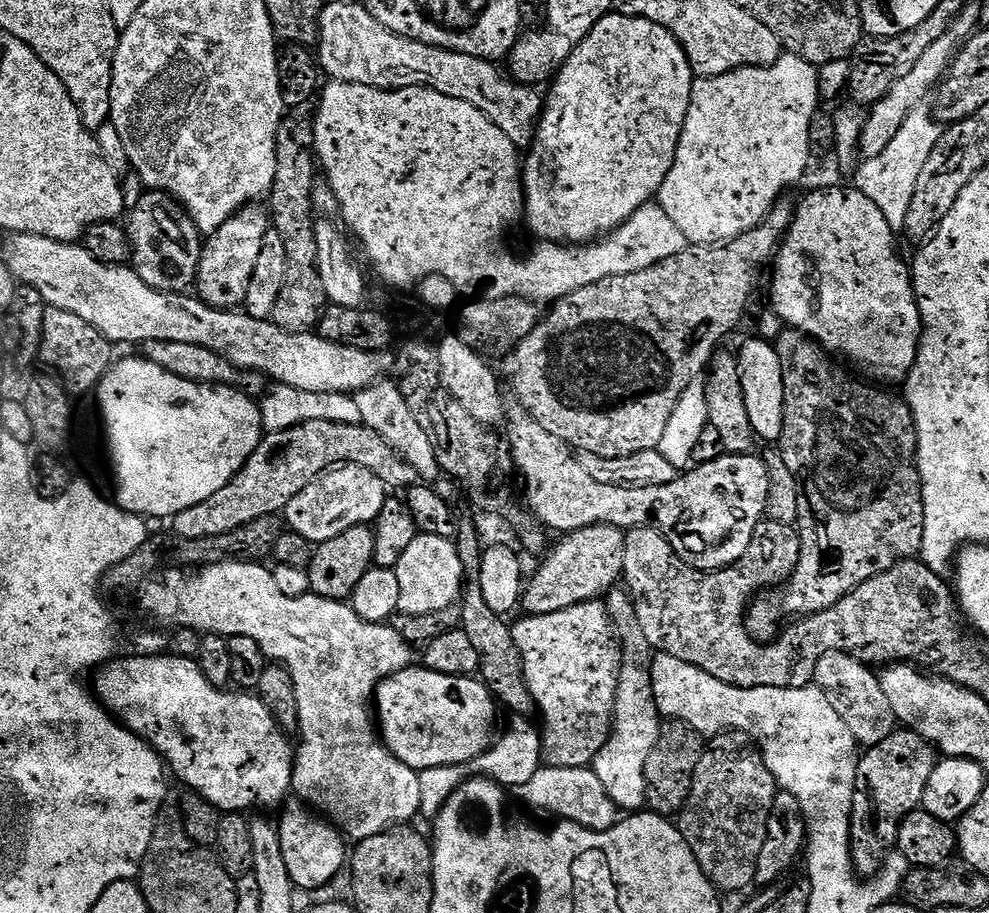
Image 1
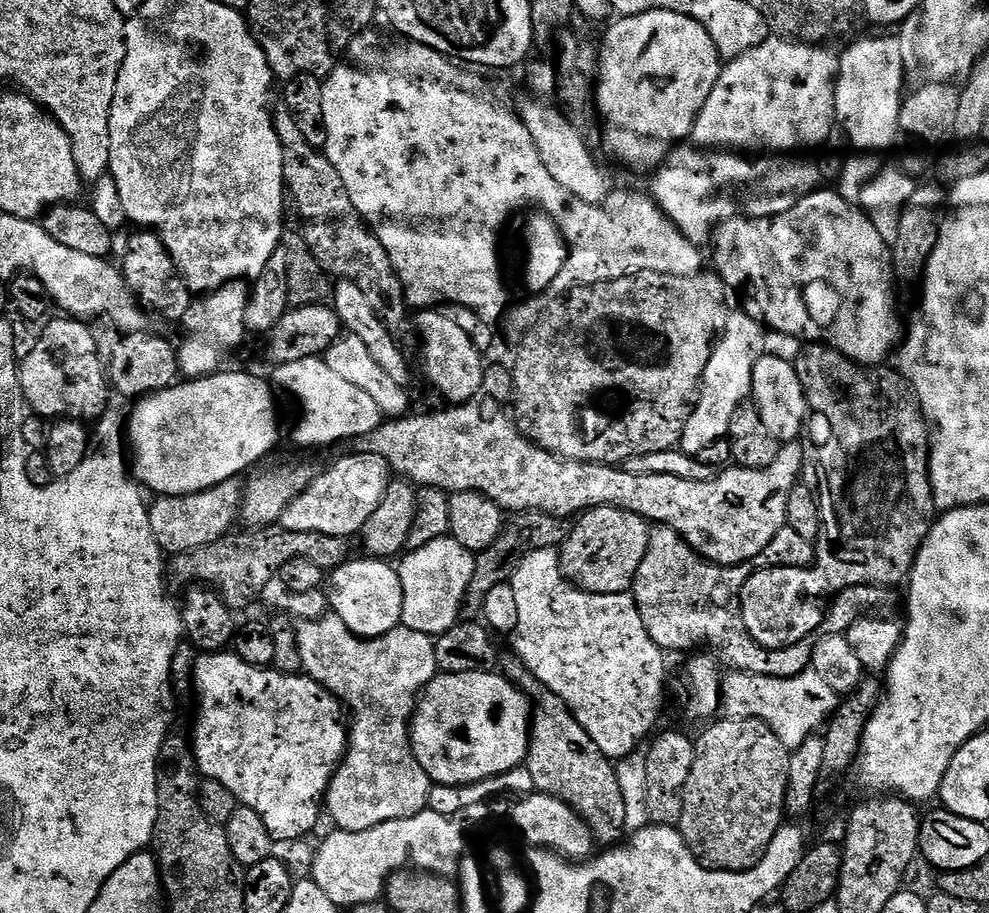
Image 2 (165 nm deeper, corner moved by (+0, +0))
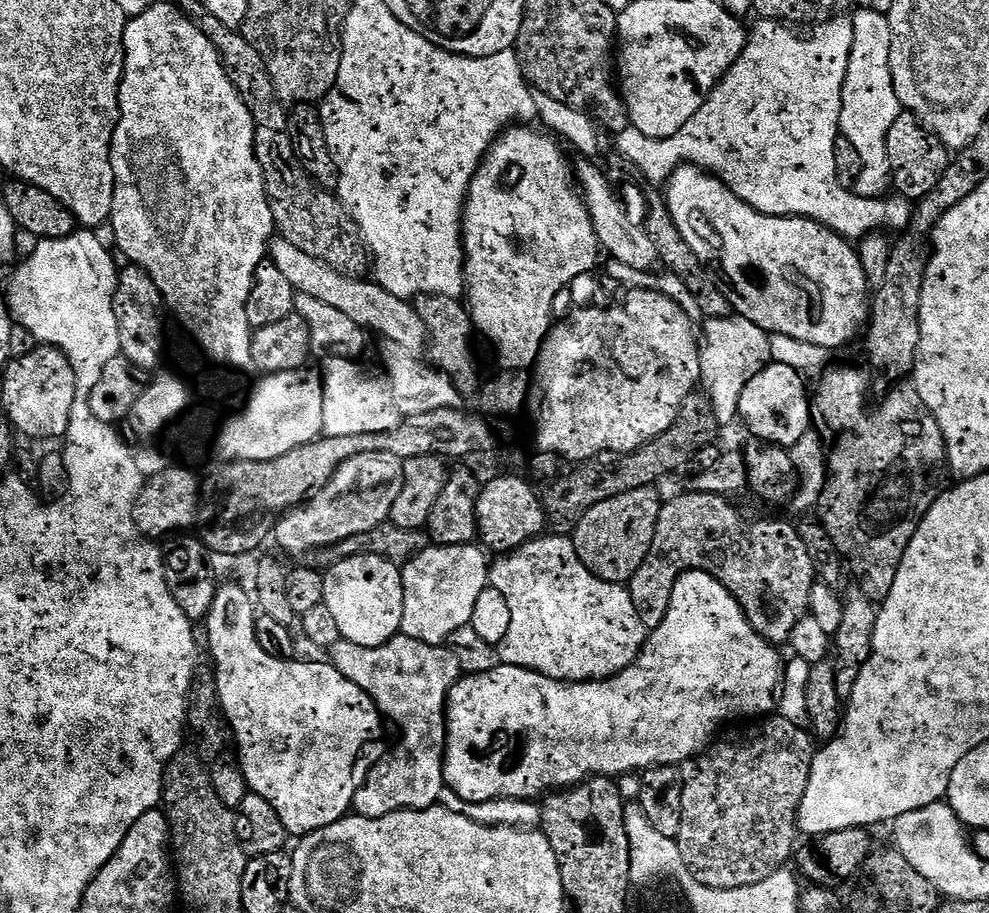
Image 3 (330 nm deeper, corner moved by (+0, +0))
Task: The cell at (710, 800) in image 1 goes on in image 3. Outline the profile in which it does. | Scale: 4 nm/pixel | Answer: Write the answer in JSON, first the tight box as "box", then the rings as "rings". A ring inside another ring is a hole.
{"box":[678,714,818,890],"rings":[[[779,714],[769,715],[753,724],[756,724],[753,728],[744,728],[737,736],[732,736],[729,740],[717,739],[707,750],[693,756],[690,760],[685,760],[678,772],[682,784],[682,830],[678,837],[682,859],[689,867],[690,874],[702,886],[710,886],[714,890],[734,890],[742,886],[754,886],[754,882],[766,882],[766,878],[770,878],[787,865],[784,864],[787,860],[789,863],[793,859],[794,849],[797,847],[798,825],[796,819],[798,810],[802,806],[802,794],[806,794],[806,782],[810,778],[812,758],[818,751],[813,733],[807,727],[790,722],[785,716]]]}

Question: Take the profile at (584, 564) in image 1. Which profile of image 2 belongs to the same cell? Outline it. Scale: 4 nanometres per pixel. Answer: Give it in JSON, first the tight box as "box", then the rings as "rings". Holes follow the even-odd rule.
{"box":[558,508,649,594],"rings":[[[590,508],[573,524],[558,549],[561,574],[590,594],[628,592],[648,545],[649,521],[620,508]]]}

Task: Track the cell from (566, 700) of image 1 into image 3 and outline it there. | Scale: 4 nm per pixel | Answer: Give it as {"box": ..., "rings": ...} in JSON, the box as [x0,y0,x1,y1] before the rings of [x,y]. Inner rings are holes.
{"box":[490,534,649,684],"rings":[[[545,534],[515,552],[501,555],[491,565],[490,584],[510,606],[510,631],[498,645],[501,664],[534,670],[546,678],[583,684],[586,680],[607,680],[629,668],[644,649],[649,629],[636,617],[632,593],[625,585],[611,584],[586,570],[571,539],[564,534]]]}

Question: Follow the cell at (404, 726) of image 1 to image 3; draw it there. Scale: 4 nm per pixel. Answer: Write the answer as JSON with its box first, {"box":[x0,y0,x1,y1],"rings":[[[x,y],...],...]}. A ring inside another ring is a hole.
{"box":[444,572,782,804],"rings":[[[683,572],[672,591],[670,606],[666,618],[657,628],[651,629],[648,639],[644,642],[644,649],[638,654],[629,668],[619,672],[617,676],[610,676],[607,680],[586,680],[583,684],[573,684],[554,678],[546,678],[534,670],[526,670],[509,664],[499,664],[494,670],[486,674],[461,675],[448,695],[448,741],[444,747],[444,782],[447,788],[458,794],[471,804],[490,802],[491,800],[531,800],[539,801],[549,792],[575,788],[585,780],[594,776],[621,778],[627,772],[655,770],[661,766],[680,766],[685,760],[705,751],[717,739],[720,727],[727,720],[740,720],[743,716],[764,718],[775,713],[778,708],[778,693],[782,683],[782,659],[777,645],[772,644],[766,637],[756,632],[748,621],[748,615],[736,601],[735,596],[728,591],[725,584],[715,580],[705,572]]]}

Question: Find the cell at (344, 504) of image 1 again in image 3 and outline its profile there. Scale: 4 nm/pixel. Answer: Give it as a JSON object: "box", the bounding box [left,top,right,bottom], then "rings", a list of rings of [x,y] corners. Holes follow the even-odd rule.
{"box":[274,454,404,556],"rings":[[[358,454],[344,464],[338,473],[320,492],[307,502],[280,516],[274,529],[274,540],[284,552],[300,556],[311,554],[318,548],[354,538],[354,534],[366,534],[374,526],[385,523],[392,515],[394,498],[402,490],[404,461],[393,454]]]}

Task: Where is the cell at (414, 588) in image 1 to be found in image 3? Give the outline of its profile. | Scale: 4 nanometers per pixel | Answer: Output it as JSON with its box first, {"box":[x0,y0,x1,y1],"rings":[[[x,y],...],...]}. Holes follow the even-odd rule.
{"box":[400,544,490,646],"rings":[[[476,544],[430,546],[418,558],[403,565],[404,609],[400,632],[418,642],[444,646],[454,630],[469,627],[478,594],[490,584],[487,558],[485,549]]]}

